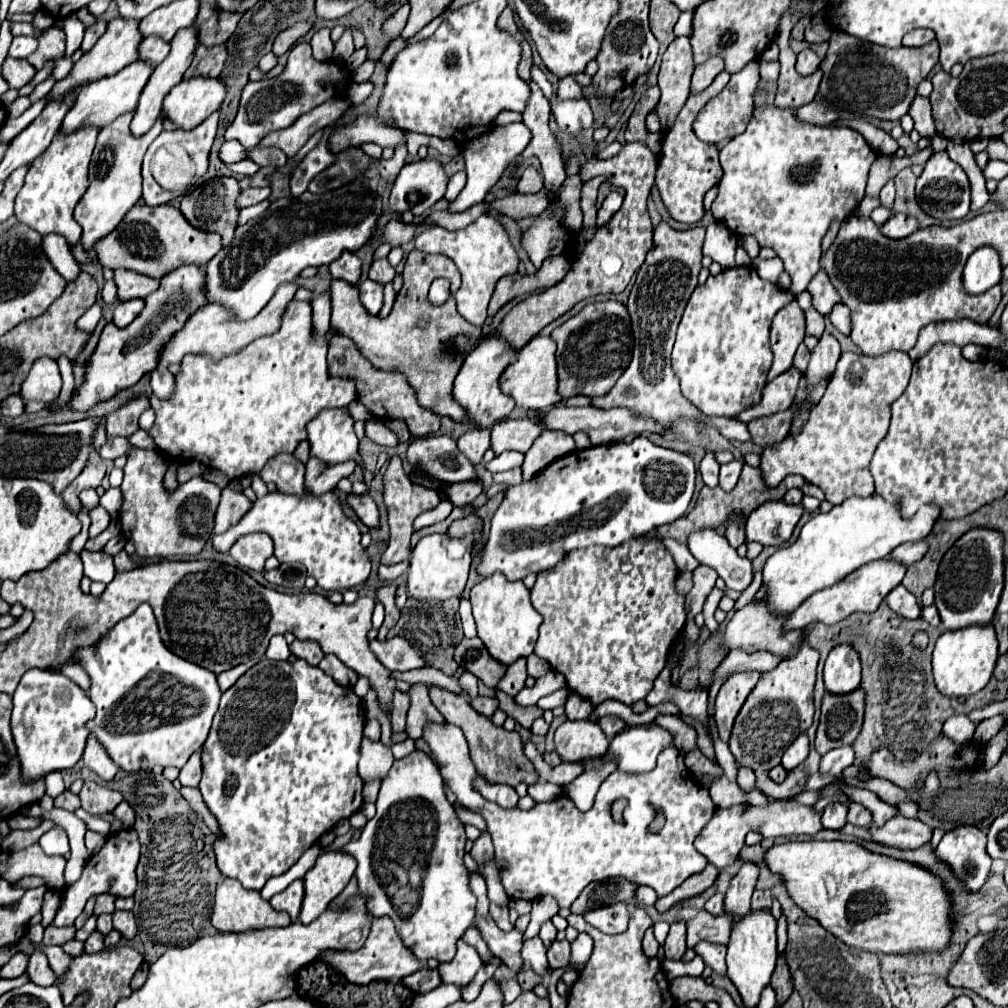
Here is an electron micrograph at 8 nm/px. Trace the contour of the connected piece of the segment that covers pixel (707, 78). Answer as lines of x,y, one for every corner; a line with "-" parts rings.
710,57
708,63
702,63
702,65
696,65
694,67
694,75
692,75
692,93
698,93
698,91
704,91
712,79
724,71
724,61
720,57

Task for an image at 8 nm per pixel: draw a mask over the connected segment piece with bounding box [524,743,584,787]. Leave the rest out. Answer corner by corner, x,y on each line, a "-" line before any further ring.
524,743
524,755
532,761
534,769
538,769
536,773
540,775
542,781
550,781
550,783
556,783
560,787
572,783
578,775
582,775
582,765
580,763
560,763
558,767
550,767
542,755
536,751
534,743

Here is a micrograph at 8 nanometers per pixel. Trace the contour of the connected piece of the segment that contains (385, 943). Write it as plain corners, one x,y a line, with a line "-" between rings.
374,917
374,925
372,931
364,943
362,949
358,951
344,951
344,953
320,953
322,961
328,961
328,965
332,965
334,969
338,969
340,973
344,973
344,977
352,983
358,985
366,985
368,981
400,981
420,969
426,967
424,961
418,961
408,949
404,949
392,921
384,919
384,917

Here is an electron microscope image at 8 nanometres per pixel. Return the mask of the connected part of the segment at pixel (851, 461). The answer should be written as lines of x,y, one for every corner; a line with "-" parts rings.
842,353
824,397
810,411
802,429
760,453
760,471
766,487
780,485
788,475
800,475
806,483
818,485
832,505
840,505
854,495
866,497
874,493
868,463
878,441
888,433
890,405
904,393
910,371
912,361
906,353
884,353
878,357

